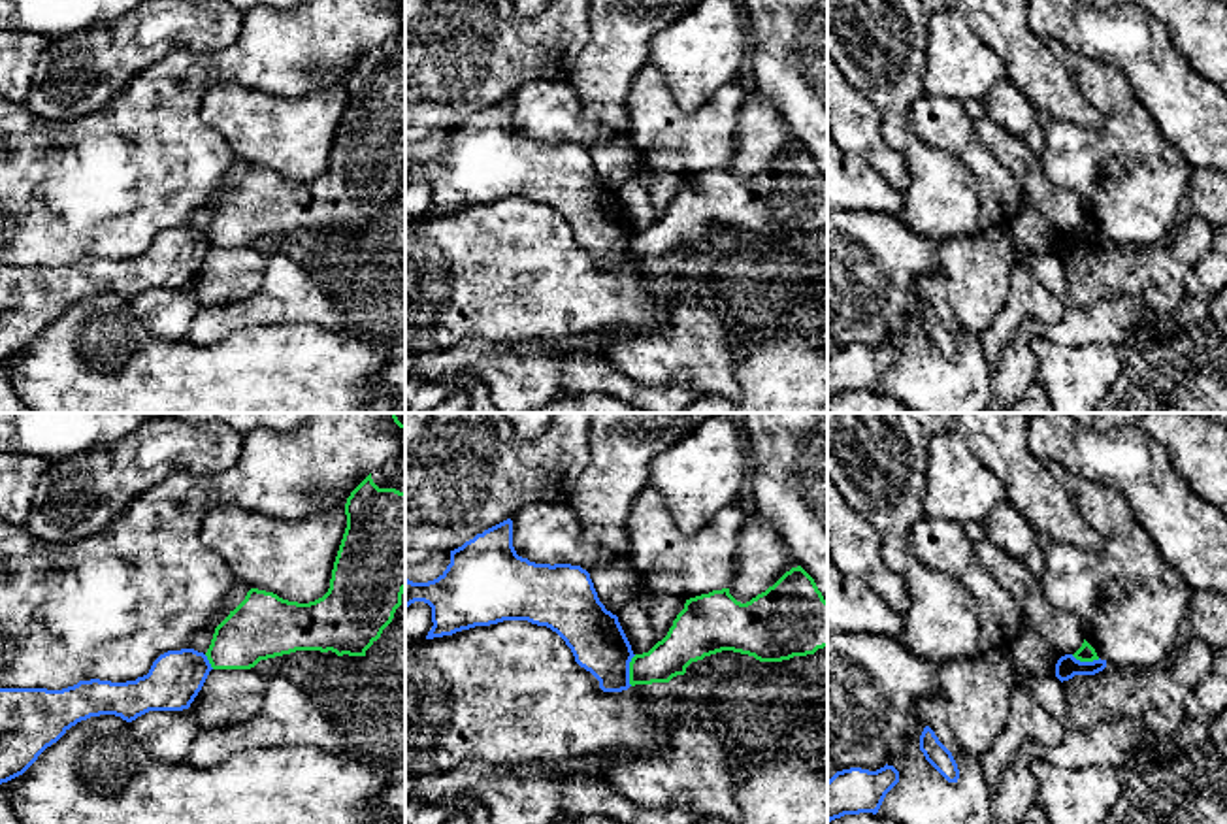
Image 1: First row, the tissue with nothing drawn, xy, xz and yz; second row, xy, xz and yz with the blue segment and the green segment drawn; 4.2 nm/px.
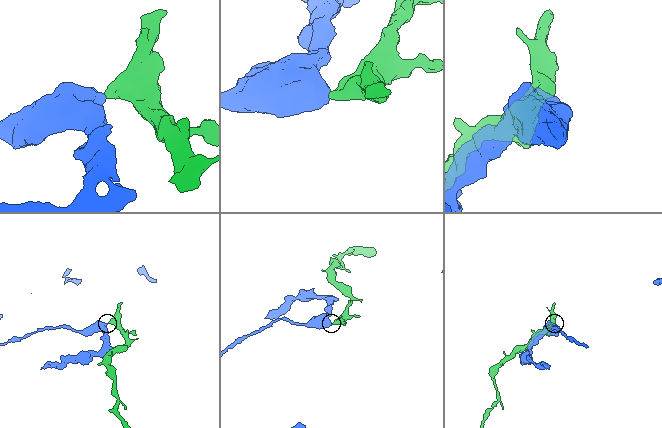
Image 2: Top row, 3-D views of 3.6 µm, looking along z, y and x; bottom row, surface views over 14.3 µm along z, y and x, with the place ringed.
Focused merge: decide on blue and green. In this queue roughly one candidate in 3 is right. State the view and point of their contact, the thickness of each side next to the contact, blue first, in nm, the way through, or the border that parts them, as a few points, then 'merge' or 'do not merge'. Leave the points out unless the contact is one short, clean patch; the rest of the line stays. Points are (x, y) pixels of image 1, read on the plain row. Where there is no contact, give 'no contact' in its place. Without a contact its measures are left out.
contact xz (628, 247); calibres 240 and 160 nm; border xz (636, 232), (630, 240), (630, 263); do not merge

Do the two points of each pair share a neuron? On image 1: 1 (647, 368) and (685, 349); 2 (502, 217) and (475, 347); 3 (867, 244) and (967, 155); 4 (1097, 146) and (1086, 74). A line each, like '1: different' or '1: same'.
1: same
2: different
3: different
4: same

